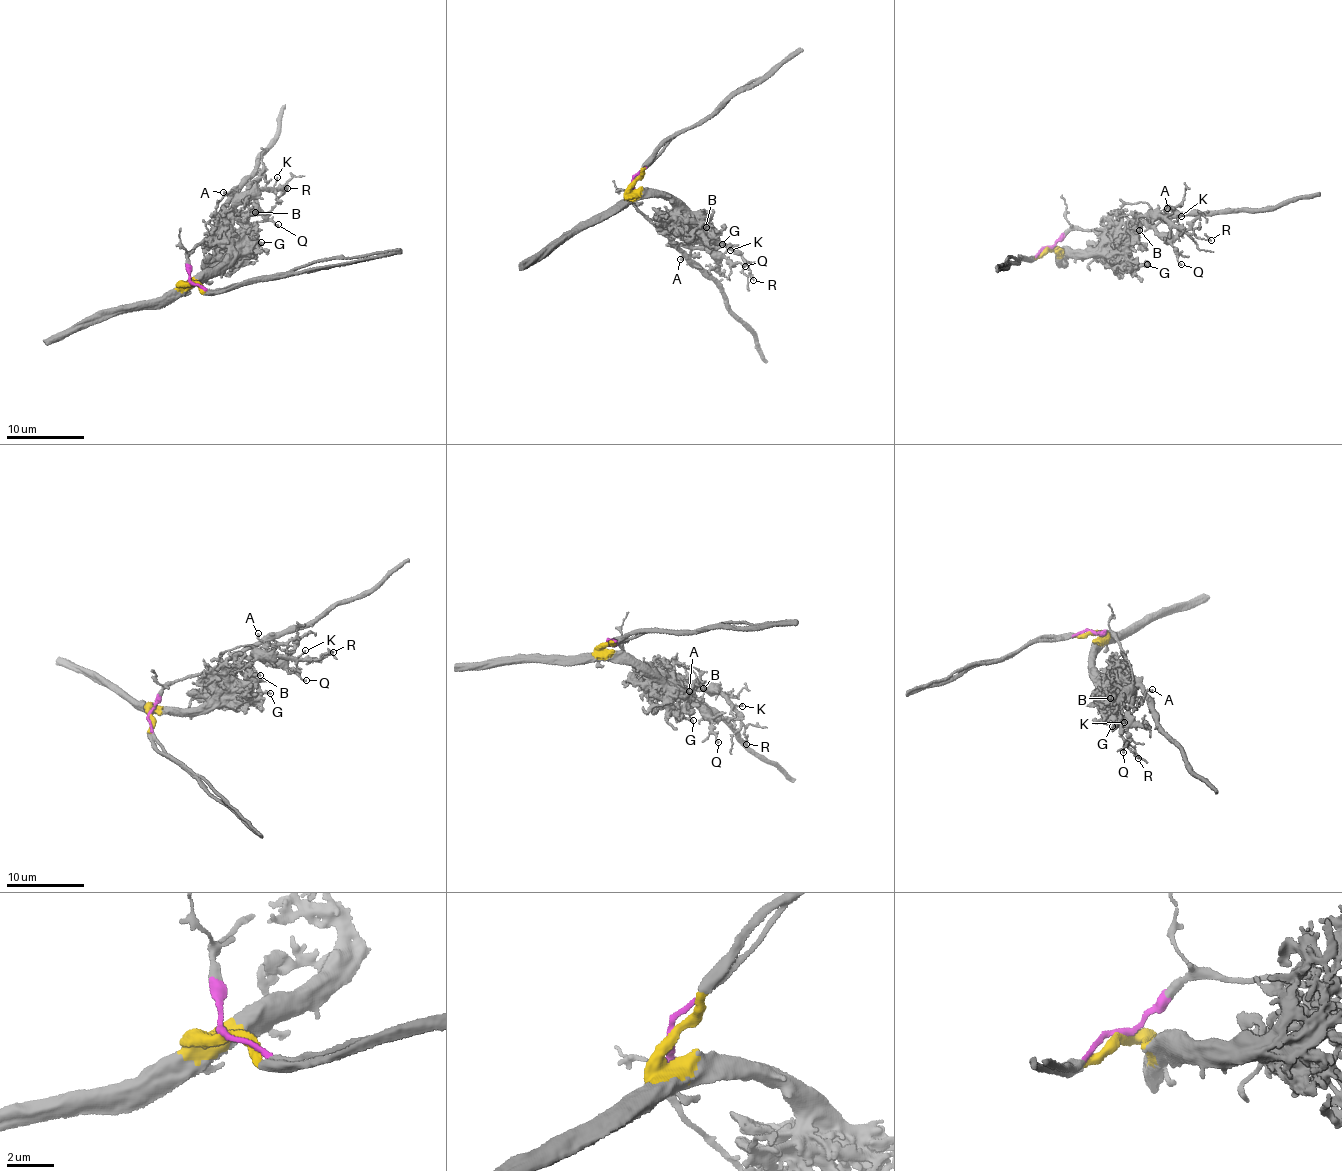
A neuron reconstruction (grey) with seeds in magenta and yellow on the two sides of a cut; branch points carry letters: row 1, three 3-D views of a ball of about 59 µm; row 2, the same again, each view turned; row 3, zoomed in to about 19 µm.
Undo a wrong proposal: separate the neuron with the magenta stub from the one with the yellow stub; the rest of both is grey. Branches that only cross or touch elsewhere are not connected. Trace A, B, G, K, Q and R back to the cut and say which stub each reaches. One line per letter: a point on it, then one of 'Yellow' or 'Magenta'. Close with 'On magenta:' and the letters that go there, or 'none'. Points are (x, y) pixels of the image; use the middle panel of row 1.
A: Place: (680, 259). Magenta
B: Place: (706, 227). Yellow
G: Place: (722, 244). Yellow
K: Place: (730, 250). Magenta
Q: Place: (745, 266). Magenta
R: Place: (753, 280). Magenta
On magenta: A, K, Q, R

